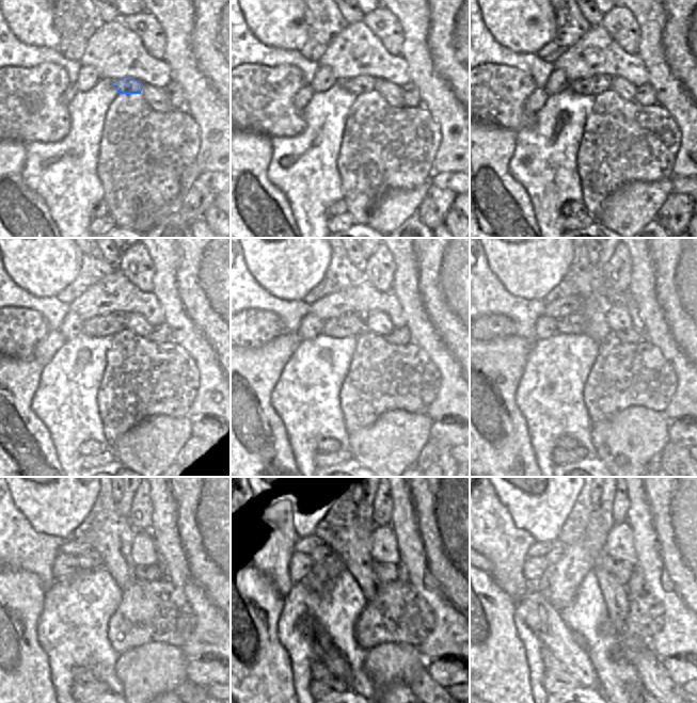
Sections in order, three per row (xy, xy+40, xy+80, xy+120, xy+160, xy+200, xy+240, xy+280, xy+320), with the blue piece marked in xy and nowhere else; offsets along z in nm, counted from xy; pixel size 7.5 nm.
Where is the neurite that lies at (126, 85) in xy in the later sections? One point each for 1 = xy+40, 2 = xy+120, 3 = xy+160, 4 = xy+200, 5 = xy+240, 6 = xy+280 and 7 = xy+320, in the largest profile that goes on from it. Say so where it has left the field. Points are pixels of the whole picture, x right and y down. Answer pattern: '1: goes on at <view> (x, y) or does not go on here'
1: goes on at xy+40 (363, 84)
2: goes on at xy+120 (101, 325)
3: goes on at xy+160 (351, 324)
4: goes on at xy+200 (575, 324)
5: goes on at xy+240 (91, 560)
6: goes on at xy+280 (320, 553)
7: goes on at xy+320 (554, 556)

